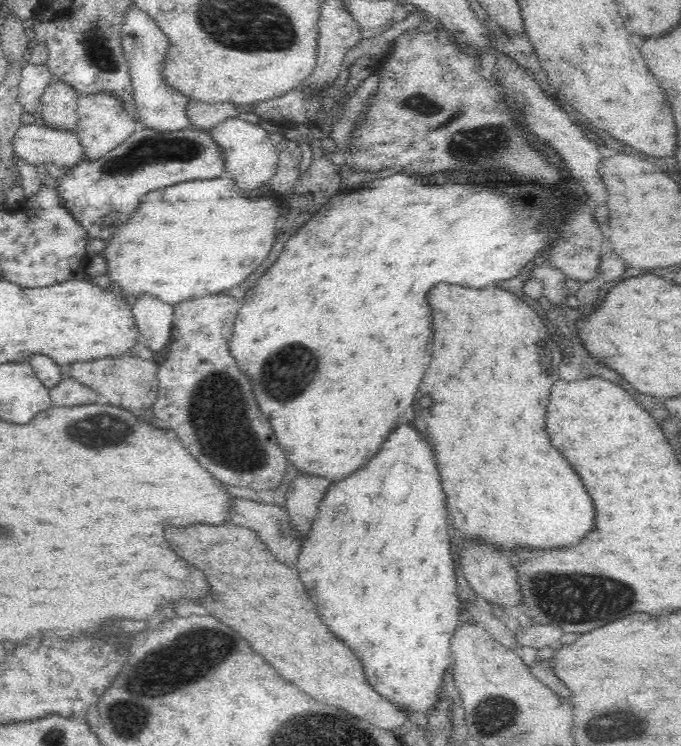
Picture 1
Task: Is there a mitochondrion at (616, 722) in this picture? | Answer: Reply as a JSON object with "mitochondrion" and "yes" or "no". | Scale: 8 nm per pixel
{"mitochondrion":"yes"}

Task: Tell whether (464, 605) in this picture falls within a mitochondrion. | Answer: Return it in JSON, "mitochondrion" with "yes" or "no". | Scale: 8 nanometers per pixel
{"mitochondrion":"no"}

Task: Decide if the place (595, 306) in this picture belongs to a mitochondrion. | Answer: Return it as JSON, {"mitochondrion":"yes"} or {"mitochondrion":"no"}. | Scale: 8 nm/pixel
{"mitochondrion":"no"}

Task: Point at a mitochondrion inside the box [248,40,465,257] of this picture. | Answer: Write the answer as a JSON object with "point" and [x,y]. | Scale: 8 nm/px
{"point":[421,104]}

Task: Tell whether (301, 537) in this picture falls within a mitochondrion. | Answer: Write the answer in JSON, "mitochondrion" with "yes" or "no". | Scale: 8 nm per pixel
{"mitochondrion":"no"}

